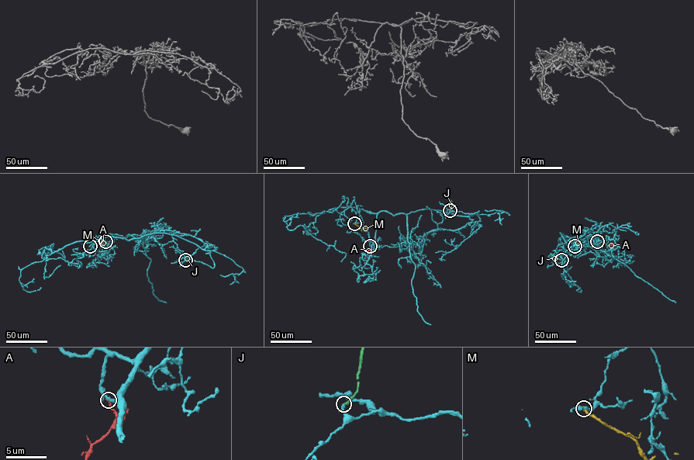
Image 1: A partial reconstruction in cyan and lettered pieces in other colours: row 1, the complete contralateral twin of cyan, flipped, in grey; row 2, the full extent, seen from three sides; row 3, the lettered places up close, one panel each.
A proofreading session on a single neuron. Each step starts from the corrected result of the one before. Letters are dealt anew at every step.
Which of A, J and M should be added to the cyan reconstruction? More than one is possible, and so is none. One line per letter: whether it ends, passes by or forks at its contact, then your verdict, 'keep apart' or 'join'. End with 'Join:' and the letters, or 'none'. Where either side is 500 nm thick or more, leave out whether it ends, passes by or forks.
A: it ends | keep apart
J: it ends | keep apart
M: it ends | keep apart
Join: none

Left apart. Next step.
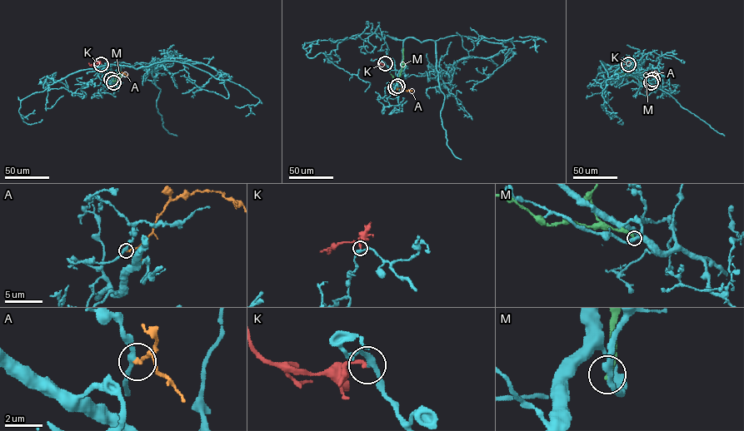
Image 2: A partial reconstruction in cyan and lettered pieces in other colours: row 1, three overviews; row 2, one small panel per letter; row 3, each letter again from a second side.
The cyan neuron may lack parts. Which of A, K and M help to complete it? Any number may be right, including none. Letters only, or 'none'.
K

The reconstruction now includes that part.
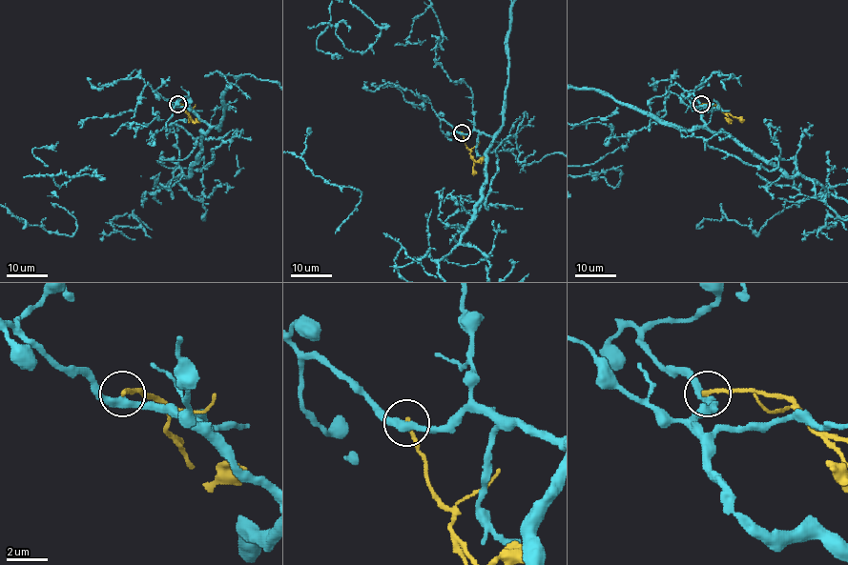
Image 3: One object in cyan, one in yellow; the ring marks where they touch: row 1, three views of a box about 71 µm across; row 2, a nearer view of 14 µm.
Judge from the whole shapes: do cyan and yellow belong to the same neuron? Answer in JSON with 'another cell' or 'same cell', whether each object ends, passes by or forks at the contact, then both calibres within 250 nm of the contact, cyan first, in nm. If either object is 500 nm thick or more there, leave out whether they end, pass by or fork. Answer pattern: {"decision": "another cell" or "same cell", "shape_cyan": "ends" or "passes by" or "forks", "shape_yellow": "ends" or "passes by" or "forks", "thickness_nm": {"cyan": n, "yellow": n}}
{"decision": "another cell", "shape_cyan": "passes by", "shape_yellow": "ends", "thickness_nm": {"cyan": 380, "yellow": 220}}

